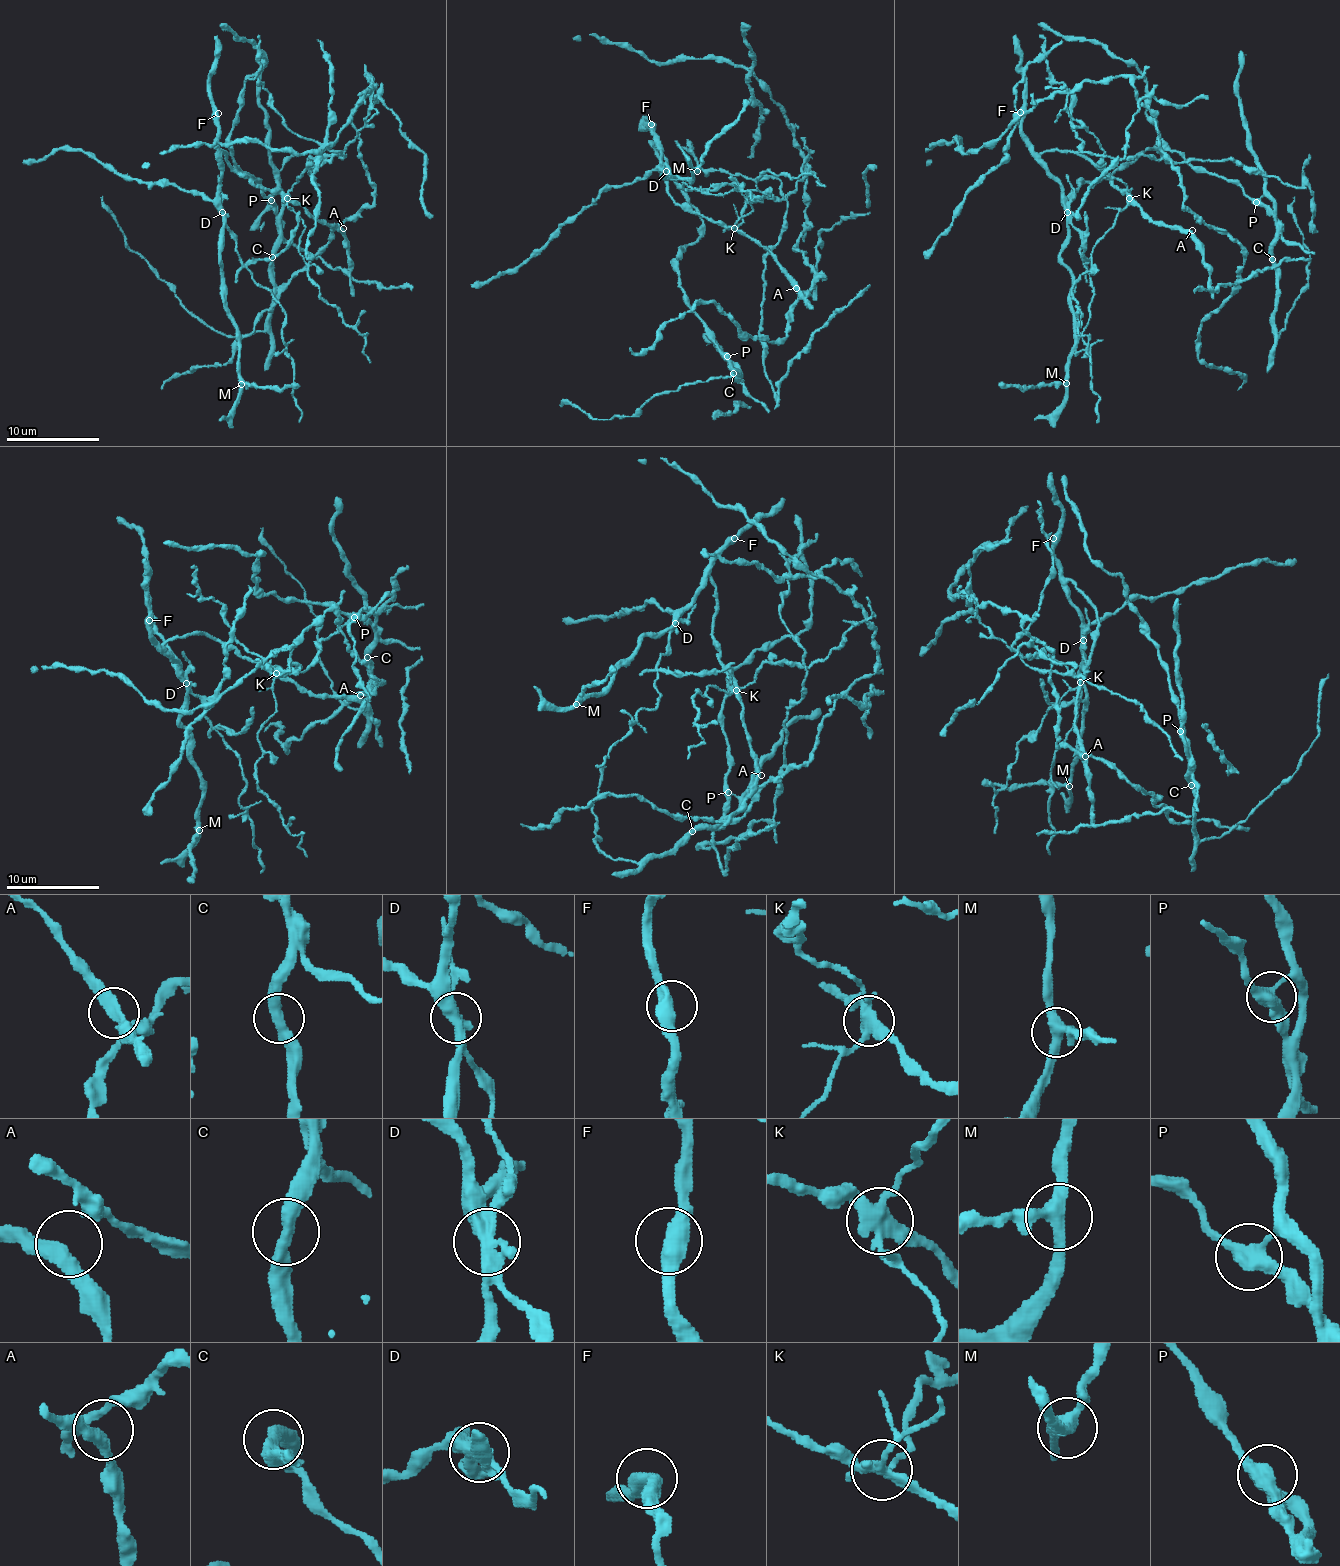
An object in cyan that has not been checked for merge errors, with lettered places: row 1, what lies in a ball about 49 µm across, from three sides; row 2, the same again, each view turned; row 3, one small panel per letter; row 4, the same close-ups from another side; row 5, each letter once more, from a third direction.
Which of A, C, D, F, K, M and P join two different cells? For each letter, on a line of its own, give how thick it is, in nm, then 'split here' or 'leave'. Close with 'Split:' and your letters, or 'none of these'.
A: 340 nm thick; leave
C: 400 nm thick; leave
D: 480 nm thick; split here
F: 500 nm thick; leave
K: 400 nm thick; split here
M: 360 nm thick; leave
P: 400 nm thick; split here
Split: D, K, P

